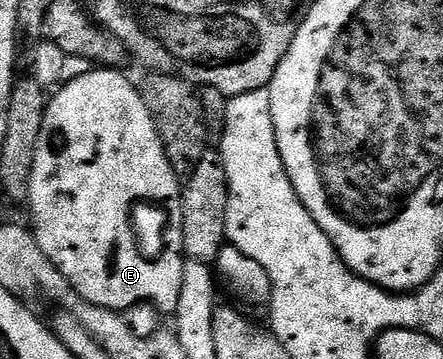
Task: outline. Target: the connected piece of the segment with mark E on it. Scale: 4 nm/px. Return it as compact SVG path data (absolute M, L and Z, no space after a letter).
M92 68L92 73L83 73L68 80L62 87L54 90L47 102L47 110L43 116L41 139L37 143L37 151L33 159L33 175L29 183L27 201L31 205L30 228L33 230L41 251L65 275L65 279L91 305L100 305L106 309L127 311L130 305L139 305L142 301L152 301L161 312L174 314L177 303L181 299L181 283L185 254L183 252L183 195L181 181L171 166L171 158L163 150L164 138L157 131L151 118L149 107L145 103L142 92L134 85L123 71L118 68Z

